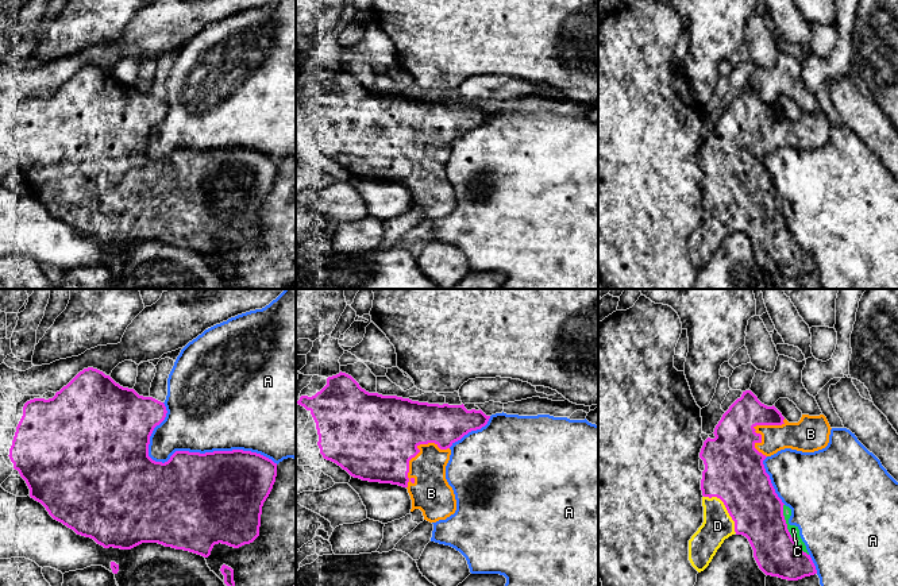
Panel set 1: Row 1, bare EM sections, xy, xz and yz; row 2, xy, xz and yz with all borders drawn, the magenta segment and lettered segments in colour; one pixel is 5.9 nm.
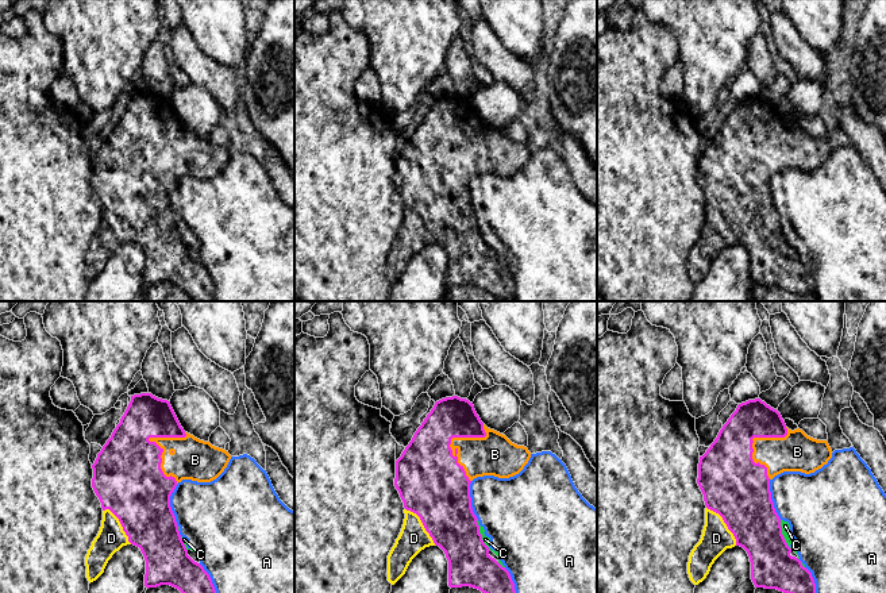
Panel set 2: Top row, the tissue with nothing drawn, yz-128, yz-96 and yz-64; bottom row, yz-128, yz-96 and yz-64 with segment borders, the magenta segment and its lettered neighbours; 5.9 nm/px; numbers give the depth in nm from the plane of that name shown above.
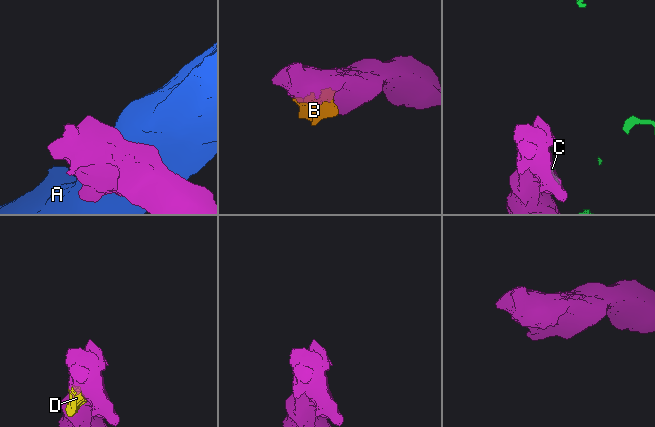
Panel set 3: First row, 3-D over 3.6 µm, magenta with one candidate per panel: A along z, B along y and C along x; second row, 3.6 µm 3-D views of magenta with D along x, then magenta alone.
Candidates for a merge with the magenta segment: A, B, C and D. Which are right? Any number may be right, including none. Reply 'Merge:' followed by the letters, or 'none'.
Merge: B, D

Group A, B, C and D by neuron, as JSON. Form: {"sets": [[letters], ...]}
{"sets": [["A", "C"], ["B", "D"]]}

